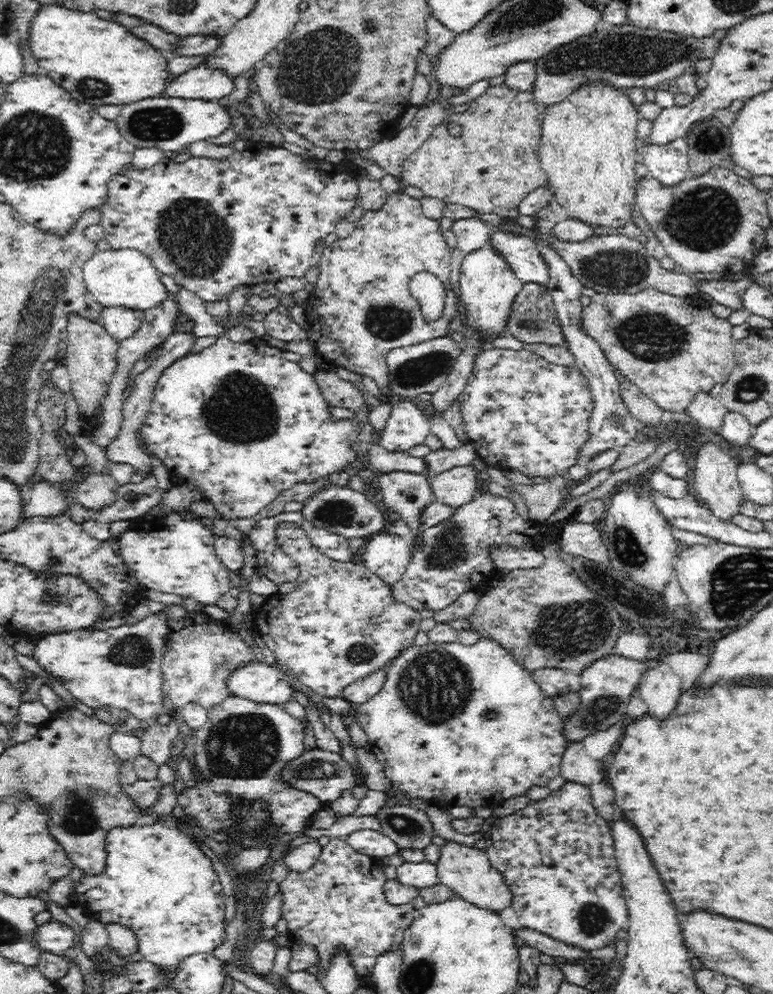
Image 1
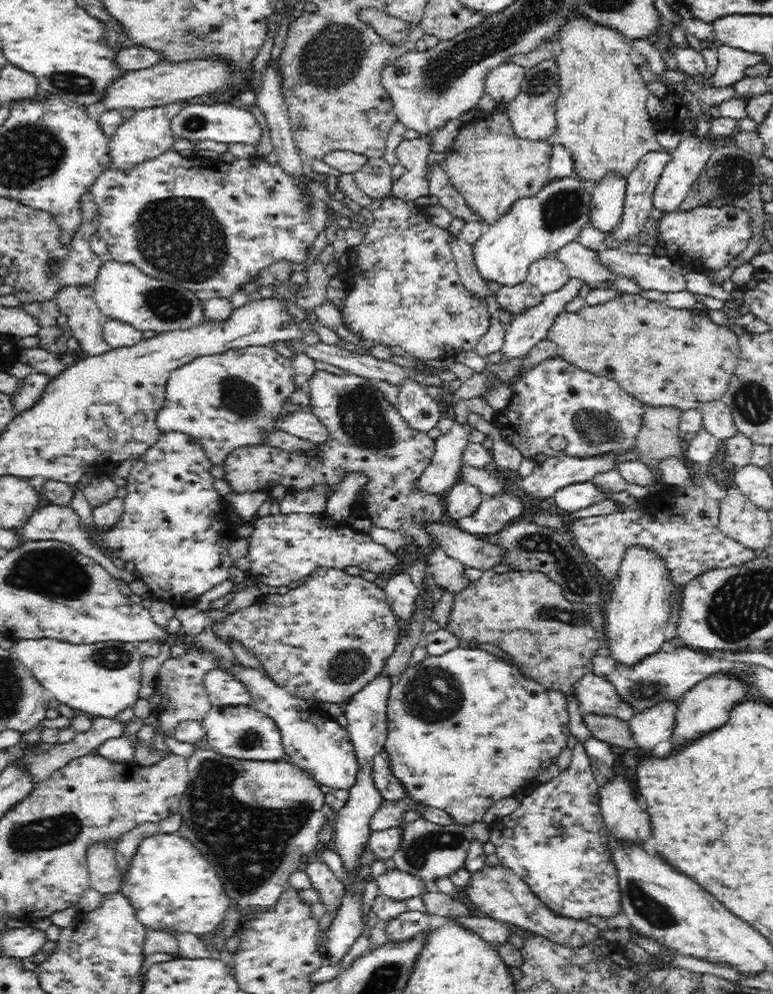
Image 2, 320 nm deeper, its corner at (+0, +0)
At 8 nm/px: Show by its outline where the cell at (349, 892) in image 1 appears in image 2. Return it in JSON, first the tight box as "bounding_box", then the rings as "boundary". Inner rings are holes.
{"bounding_box":[304,862,345,916],"boundary":[[[324,862],[304,865],[304,874],[310,880],[310,890],[318,892],[319,902],[326,910],[324,914],[330,916],[335,913],[345,892],[343,880]]]}

